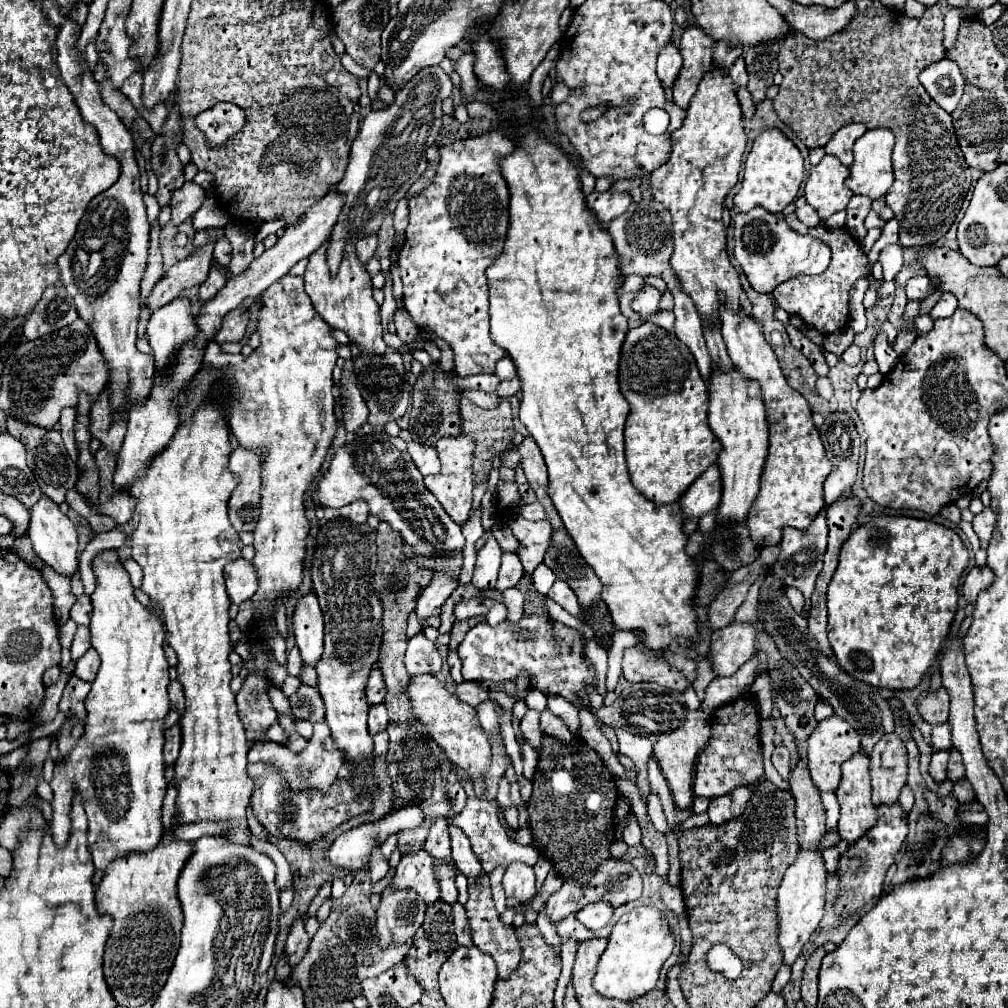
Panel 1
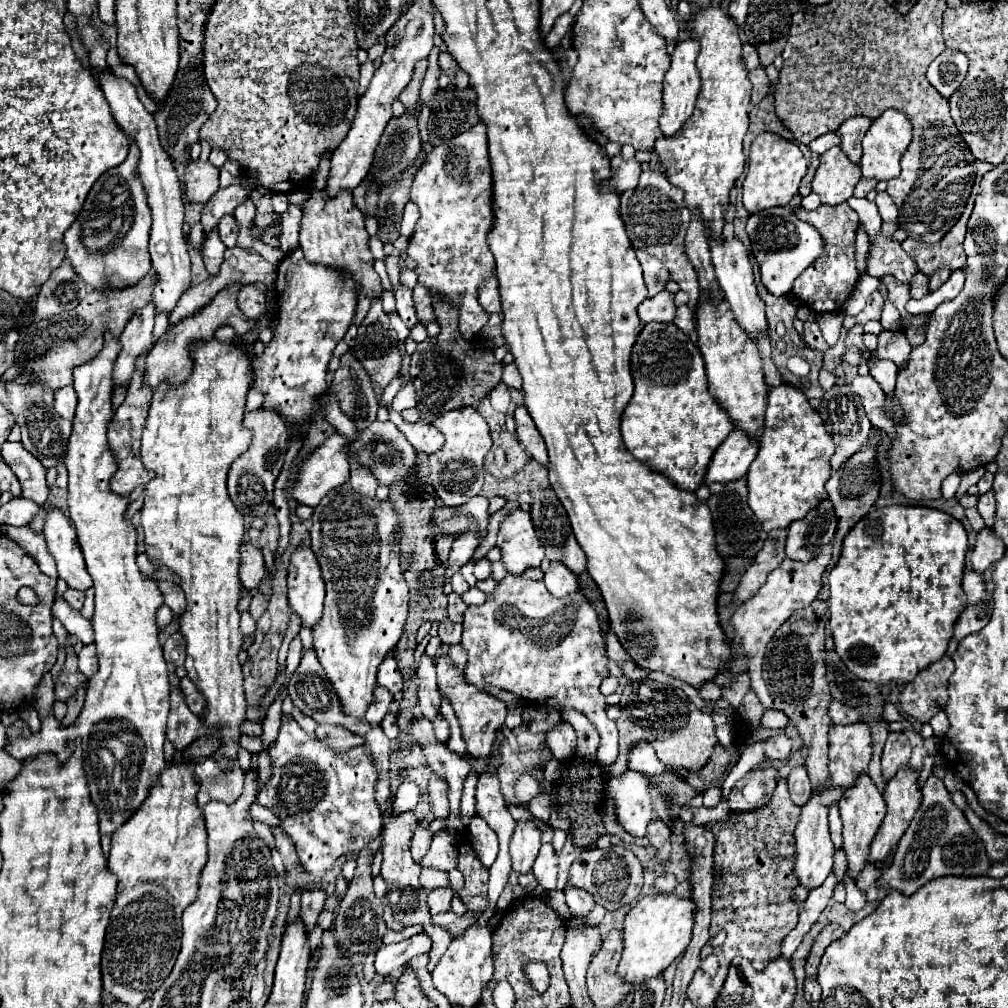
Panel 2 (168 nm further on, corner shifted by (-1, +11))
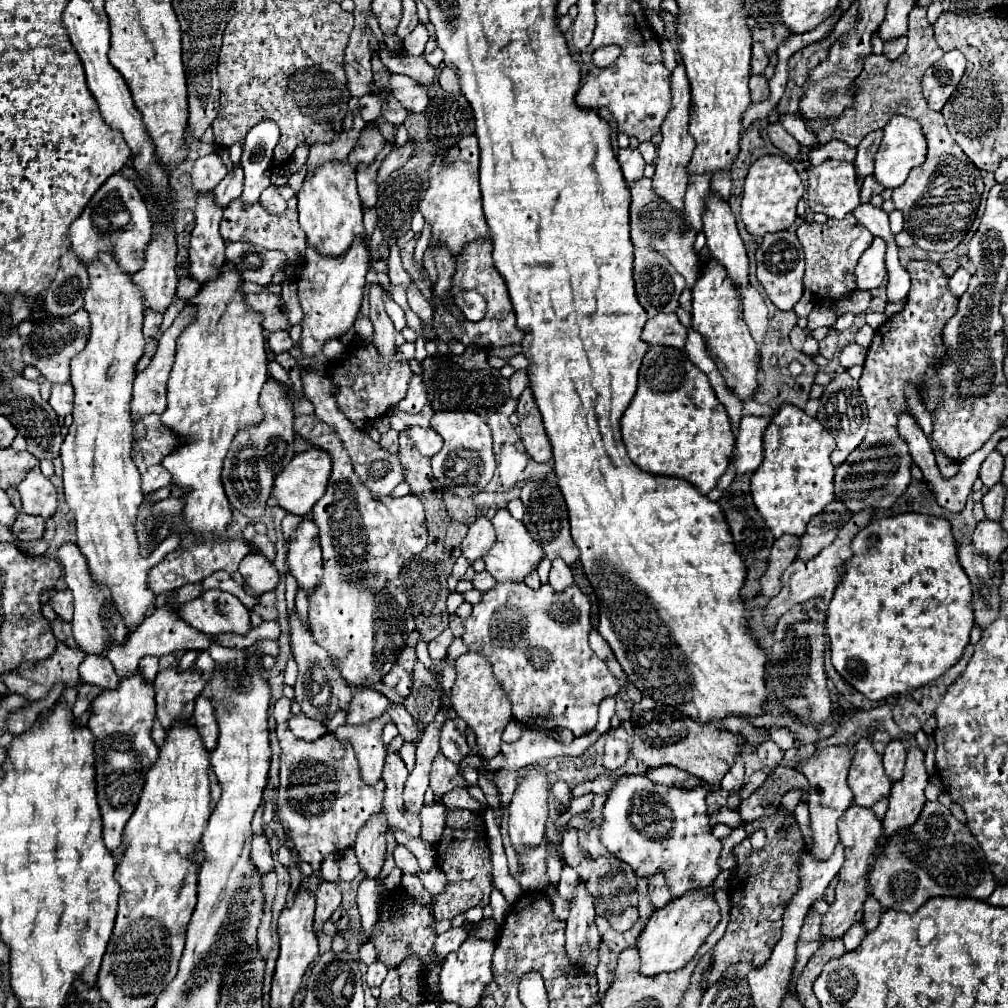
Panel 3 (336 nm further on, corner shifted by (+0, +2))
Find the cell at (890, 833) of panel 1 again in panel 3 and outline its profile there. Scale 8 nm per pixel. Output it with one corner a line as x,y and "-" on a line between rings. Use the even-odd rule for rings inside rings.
913,744
907,750
905,776
893,784
889,796
889,810
883,820
885,834
893,834
903,826
915,824
925,804
925,786
929,782
929,774
925,770
925,752

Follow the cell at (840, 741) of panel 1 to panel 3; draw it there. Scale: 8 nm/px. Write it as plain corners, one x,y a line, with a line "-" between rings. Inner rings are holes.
863,738
863,742
857,742
855,748
857,752
847,782
855,796
855,804
871,808
875,802
889,796
893,782
883,770
881,756
875,752
873,744
867,738

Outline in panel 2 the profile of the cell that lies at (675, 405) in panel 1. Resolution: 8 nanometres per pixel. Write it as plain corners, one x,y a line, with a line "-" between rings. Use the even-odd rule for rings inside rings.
648,323
644,325
644,329
640,331
636,343
634,343
634,349
632,349
632,377
634,377
634,397
630,399
630,403
626,405
624,413
622,413
622,439
624,439
624,445
626,449
644,465
650,465
654,471
662,473
664,477
668,477
676,487
684,489
684,491
696,491
702,481
704,481
704,473
706,473
706,467
716,451
716,447
730,435
730,431
734,429
732,421
728,419
728,415
722,411
722,407
708,395
708,381
706,381
706,371
704,371
704,359
702,359
702,353
696,345
696,341
692,337
684,337
684,333
674,327
674,325
660,325
660,323

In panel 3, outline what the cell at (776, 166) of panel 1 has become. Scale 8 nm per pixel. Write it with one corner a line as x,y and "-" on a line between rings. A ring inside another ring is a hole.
763,156
759,158
745,178
743,202
741,202
741,220
749,234
765,236
767,232
789,230
797,220
797,202
803,198
803,182
795,172
793,164
781,156

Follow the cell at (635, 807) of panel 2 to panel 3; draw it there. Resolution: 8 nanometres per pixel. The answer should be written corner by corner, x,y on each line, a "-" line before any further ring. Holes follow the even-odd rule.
623,776
607,796
603,806
599,840
615,858
627,862
637,878
651,880
661,872
667,880
671,898
677,900
695,888
713,886
719,876
719,854
723,844
713,836
705,796
709,790
695,786
691,790
653,784
645,776
-
677,790
677,798
669,792
-
649,826
657,828
657,840
647,836

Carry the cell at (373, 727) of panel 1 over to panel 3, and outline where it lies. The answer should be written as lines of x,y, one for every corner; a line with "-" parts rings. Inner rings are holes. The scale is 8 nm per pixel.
371,688
357,690
357,692
355,692
355,698
351,700
349,712
347,712
347,724
349,724
349,726
367,724
367,722
371,722
373,718
381,716
381,714
387,710
389,704
391,704
391,702
389,702
383,694
371,690

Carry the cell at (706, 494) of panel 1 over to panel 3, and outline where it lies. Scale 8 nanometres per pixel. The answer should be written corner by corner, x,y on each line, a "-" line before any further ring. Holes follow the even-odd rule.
743,416
739,430
737,430
737,442
735,442
735,454
731,458
731,464
735,464
737,474
753,472
763,458
763,432
769,426
771,418
765,416

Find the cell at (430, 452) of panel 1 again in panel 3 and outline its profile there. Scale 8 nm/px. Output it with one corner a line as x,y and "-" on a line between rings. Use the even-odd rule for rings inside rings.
413,426
409,430
409,438
413,440
415,448
425,456
435,456
443,448
443,438
439,438
439,434
433,428

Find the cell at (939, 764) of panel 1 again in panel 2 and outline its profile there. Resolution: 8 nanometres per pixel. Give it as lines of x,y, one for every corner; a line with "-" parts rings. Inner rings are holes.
938,753
932,769
932,775
922,787
922,805
916,811
910,827
906,829
904,837
898,843
896,853
892,855
890,867
886,867
878,879
880,885
888,885
890,889
898,889
904,895
912,895
924,883
946,877
946,875
960,875
960,877
976,877
986,875
990,859
986,855
984,843
976,837
972,827
968,825
964,813
952,803
950,793
946,791
942,779
936,775
938,769
946,769
944,755

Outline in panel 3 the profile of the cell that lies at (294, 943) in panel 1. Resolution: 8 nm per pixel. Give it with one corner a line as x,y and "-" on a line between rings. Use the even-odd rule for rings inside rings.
321,882
317,892
317,910
315,910
315,920
317,922
325,922
331,918
331,914
341,906
341,892
337,888
335,882

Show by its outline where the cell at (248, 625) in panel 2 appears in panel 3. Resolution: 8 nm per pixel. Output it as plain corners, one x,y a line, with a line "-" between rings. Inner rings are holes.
207,590
181,606
179,616
199,632
217,636
225,632
247,634
251,630
249,610
229,592

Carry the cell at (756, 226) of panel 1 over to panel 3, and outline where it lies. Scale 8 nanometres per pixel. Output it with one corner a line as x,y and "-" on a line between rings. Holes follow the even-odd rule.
785,230
767,234
757,248
757,280
765,288
769,300
779,310
793,310
793,306
803,296
803,272
805,272
805,258
803,258
803,246
799,244
799,238

